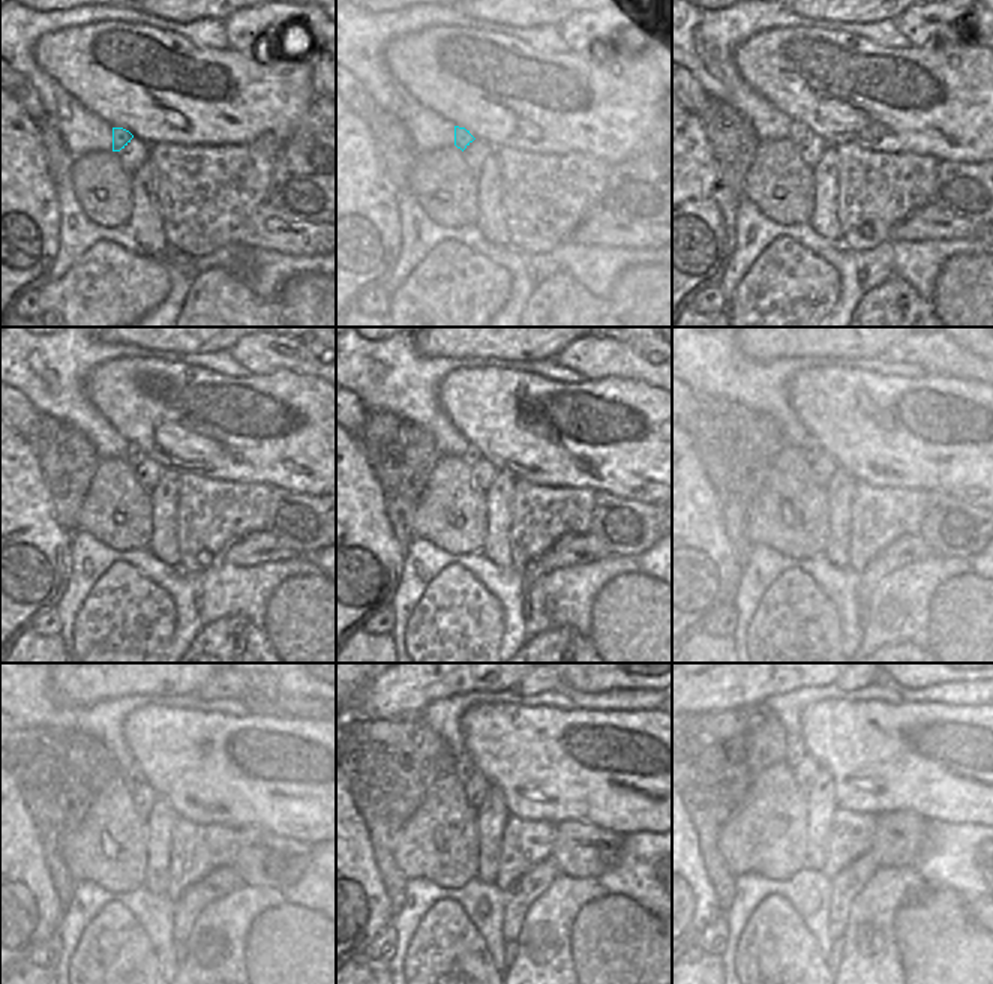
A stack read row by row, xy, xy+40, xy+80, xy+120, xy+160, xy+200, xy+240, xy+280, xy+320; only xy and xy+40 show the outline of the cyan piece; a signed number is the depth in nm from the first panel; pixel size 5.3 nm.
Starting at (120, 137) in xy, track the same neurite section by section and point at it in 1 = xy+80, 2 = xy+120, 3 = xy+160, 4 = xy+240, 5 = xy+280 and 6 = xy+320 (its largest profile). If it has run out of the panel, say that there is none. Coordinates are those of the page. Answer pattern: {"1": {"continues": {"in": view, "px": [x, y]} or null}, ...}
{"1": {"continues": {"in": "xy+80", "px": [798, 132]}}, "2": {"continues": {"in": "xy+120", "px": [134, 456]}}, "3": {"continues": {"in": "xy+160", "px": [471, 456]}}, "4": {"continues": {"in": "xy+240", "px": [134, 779]}}, "5": {"continues": {"in": "xy+280", "px": [473, 774]}}, "6": {"continues": {"in": "xy+320", "px": [818, 770]}}}

